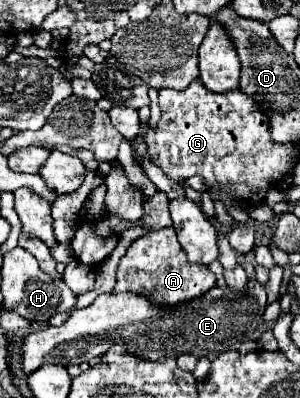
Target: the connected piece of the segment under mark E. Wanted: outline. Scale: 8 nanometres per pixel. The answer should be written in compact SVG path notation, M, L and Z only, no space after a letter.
M249 280L247 292L211 288L207 294L179 304L177 308L157 308L145 296L139 294L101 294L87 308L75 310L71 318L61 326L45 326L27 334L21 340L19 362L23 374L39 370L43 364L81 364L95 356L105 354L113 344L123 344L129 354L159 360L161 356L175 358L177 354L215 356L223 350L237 350L257 326L267 306L265 288L257 280Z

